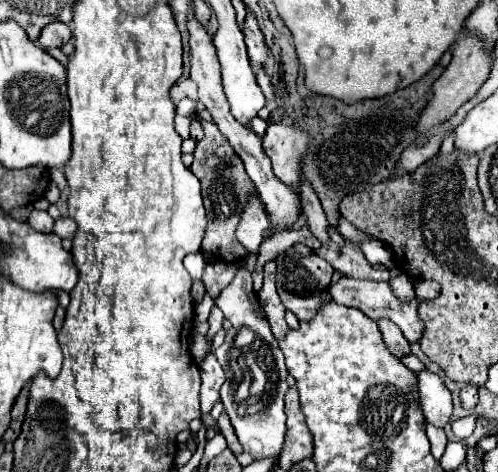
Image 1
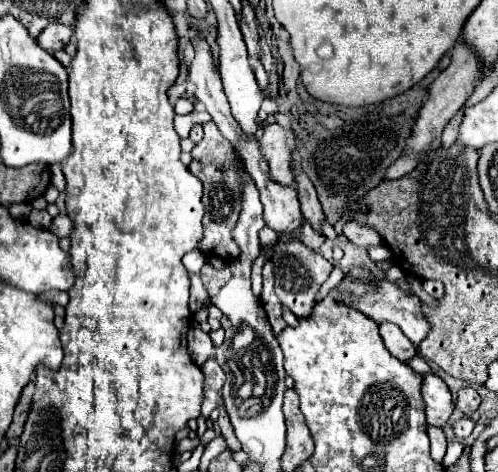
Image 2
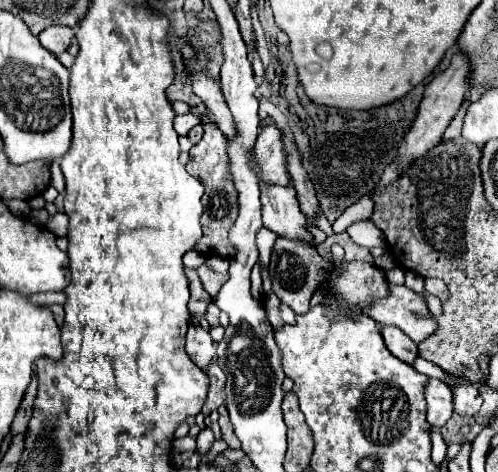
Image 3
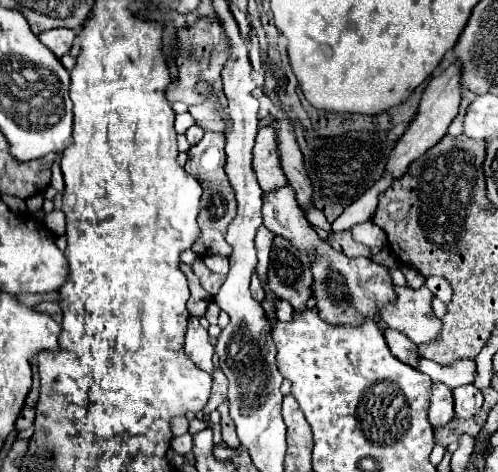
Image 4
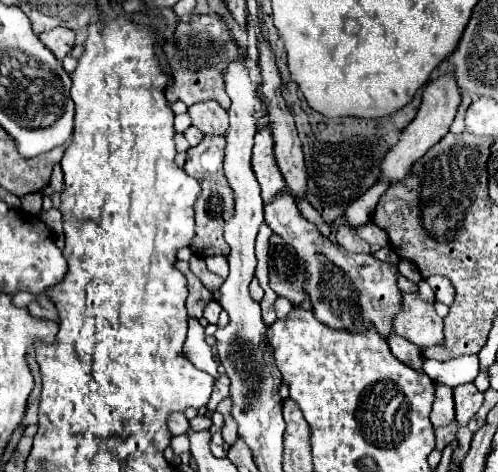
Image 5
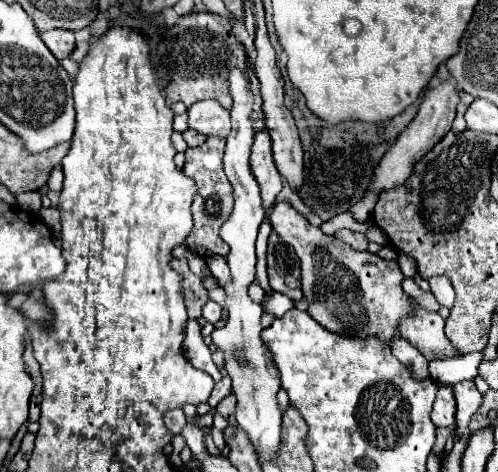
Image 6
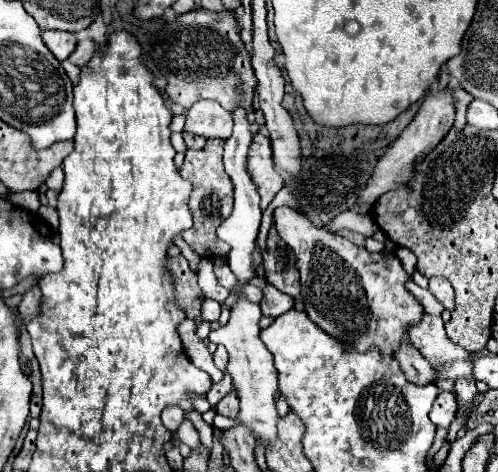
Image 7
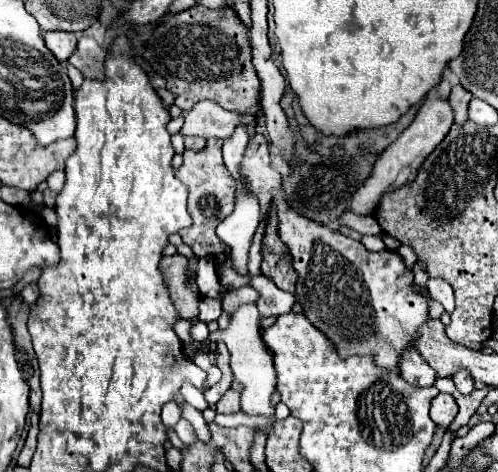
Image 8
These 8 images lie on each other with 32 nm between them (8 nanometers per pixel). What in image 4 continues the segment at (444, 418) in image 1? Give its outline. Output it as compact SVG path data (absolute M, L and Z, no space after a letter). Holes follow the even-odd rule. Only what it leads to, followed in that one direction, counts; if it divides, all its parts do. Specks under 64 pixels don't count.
M432 382L432 386L430 386L430 408L428 408L430 424L434 428L440 428L452 416L454 416L454 412L452 412L452 390L448 390L448 386L442 382Z

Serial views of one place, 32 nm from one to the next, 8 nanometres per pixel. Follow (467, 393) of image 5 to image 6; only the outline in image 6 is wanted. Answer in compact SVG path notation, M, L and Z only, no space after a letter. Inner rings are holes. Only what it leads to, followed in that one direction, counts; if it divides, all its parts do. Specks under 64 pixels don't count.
M466 380L462 384L454 386L454 398L456 398L456 426L458 426L458 438L468 440L470 418L478 412L482 404L482 394L474 386L472 380Z

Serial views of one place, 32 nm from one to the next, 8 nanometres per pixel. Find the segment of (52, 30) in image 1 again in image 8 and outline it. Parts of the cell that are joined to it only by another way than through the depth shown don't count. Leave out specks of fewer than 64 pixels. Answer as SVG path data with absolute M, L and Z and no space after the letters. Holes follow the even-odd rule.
M44 32L44 42L58 62L66 62L76 50L76 36L70 32Z

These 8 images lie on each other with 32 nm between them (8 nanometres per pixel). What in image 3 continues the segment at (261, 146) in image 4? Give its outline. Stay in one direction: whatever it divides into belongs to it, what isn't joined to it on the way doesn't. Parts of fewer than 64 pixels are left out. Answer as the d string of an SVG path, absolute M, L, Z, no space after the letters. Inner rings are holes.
M264 126L256 138L256 160L262 164L262 180L268 184L288 186L292 178L288 176L286 156L284 156L284 132L276 126Z

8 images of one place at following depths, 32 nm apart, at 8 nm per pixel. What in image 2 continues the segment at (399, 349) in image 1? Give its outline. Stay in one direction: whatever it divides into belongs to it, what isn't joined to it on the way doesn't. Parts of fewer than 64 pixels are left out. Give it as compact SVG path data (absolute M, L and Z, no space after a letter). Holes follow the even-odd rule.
M382 322L380 334L382 334L382 340L384 340L386 348L390 350L390 354L394 354L398 360L406 362L408 358L414 356L414 344L392 322Z

